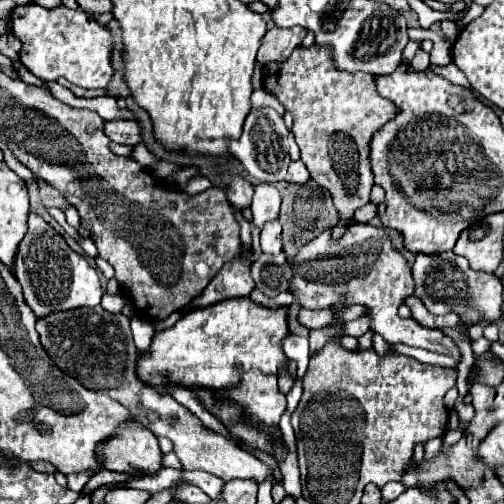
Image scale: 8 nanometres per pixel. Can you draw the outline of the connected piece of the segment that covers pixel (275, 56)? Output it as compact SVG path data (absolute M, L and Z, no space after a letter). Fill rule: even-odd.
M300 26L272 27L262 38L262 44L258 50L258 62L268 64L268 62L286 60L286 56L290 56L290 52L302 44L304 36L306 36L306 28Z

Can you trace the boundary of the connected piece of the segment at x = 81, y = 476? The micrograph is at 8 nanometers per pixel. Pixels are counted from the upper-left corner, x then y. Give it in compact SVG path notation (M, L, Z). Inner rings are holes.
M76 472L76 474L70 474L70 476L68 476L68 488L74 490L74 492L80 492L80 490L86 486L86 482L88 482L90 478L92 478L90 472Z

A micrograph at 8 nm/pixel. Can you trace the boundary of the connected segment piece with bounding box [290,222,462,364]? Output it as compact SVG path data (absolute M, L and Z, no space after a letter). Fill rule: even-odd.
M354 222L340 242L332 242L328 232L322 232L316 240L302 246L300 252L290 260L292 264L292 280L290 292L294 292L304 308L330 308L336 302L344 304L364 304L368 306L368 314L372 316L370 328L380 334L390 344L408 344L418 346L430 352L446 354L462 362L462 352L456 342L444 334L442 330L424 328L414 318L400 318L398 306L406 296L414 290L414 280L410 266L402 252L392 246L392 238L384 232L384 228L376 228L370 224Z

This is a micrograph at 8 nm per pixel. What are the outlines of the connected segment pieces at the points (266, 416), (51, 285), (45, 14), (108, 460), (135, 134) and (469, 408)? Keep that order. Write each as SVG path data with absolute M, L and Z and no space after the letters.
M250 370L242 376L242 382L238 386L220 390L218 394L240 402L248 416L264 422L270 428L278 426L278 420L286 410L286 396L280 394L278 376L275 374Z
M30 212L28 232L18 246L18 256L14 258L14 276L24 288L26 304L40 318L58 310L72 310L82 306L96 306L104 294L98 272L88 264L86 258L76 254L66 240L36 212Z
M28 2L14 8L10 30L22 42L20 62L40 80L56 80L64 76L68 82L82 88L106 88L114 76L112 32L86 12L72 10L64 4L46 10Z
M128 420L126 424L122 424L122 428L118 428L118 436L102 444L102 468L106 470L148 470L148 474L154 474L162 468L160 460L162 452L158 448L156 436L136 420Z
M112 120L104 124L104 132L112 142L136 146L142 142L142 128L136 120Z
M459 395L455 404L454 409L456 410L461 421L470 422L475 416L475 410L472 404L465 404L463 402L464 395Z

